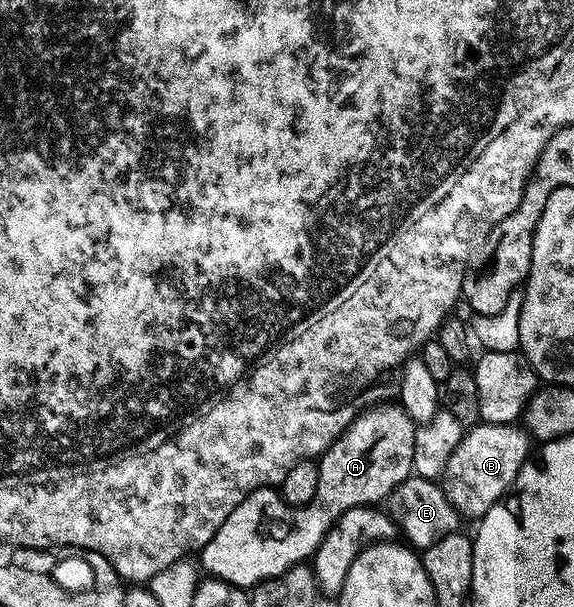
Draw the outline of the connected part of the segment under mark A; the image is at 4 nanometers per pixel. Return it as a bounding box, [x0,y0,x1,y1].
[198,403,416,590]

